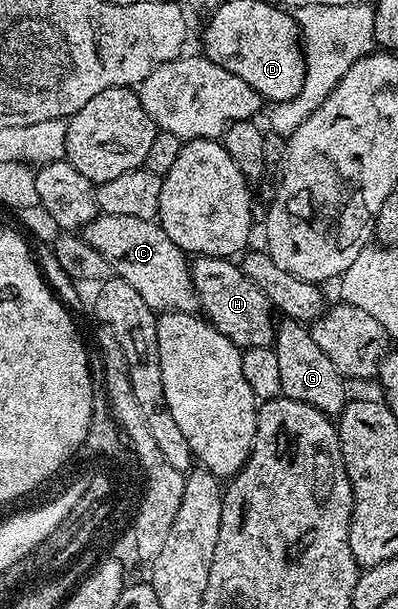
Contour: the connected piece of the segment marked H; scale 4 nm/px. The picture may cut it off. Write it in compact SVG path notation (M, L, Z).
M215 255L198 256L191 263L191 280L207 322L229 337L233 345L241 349L261 349L274 344L277 319L272 305L238 262L230 258L218 259Z

